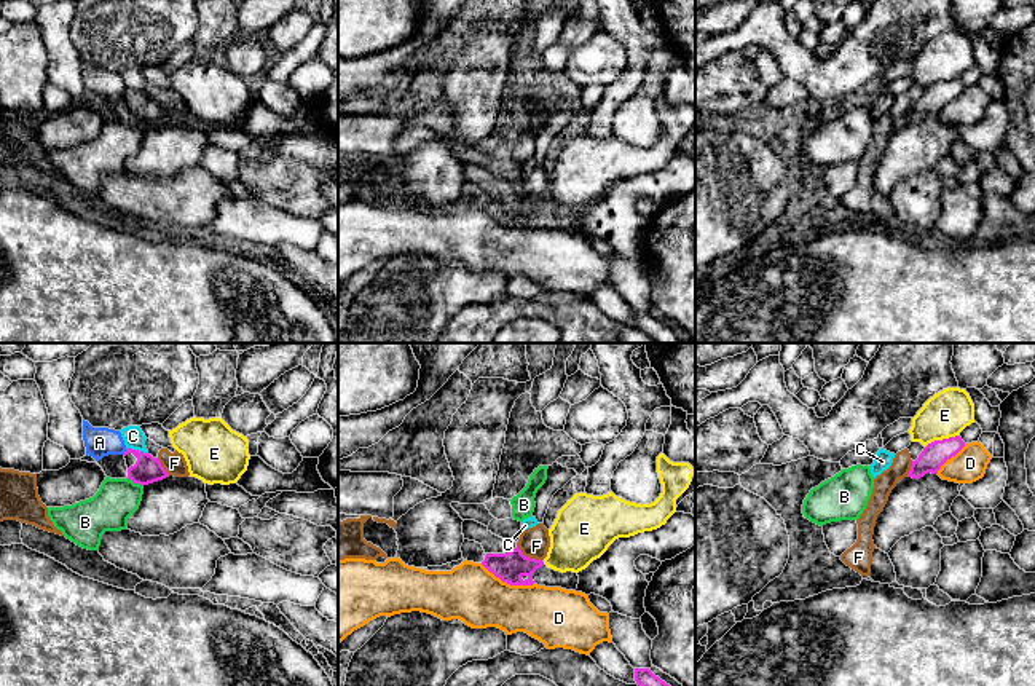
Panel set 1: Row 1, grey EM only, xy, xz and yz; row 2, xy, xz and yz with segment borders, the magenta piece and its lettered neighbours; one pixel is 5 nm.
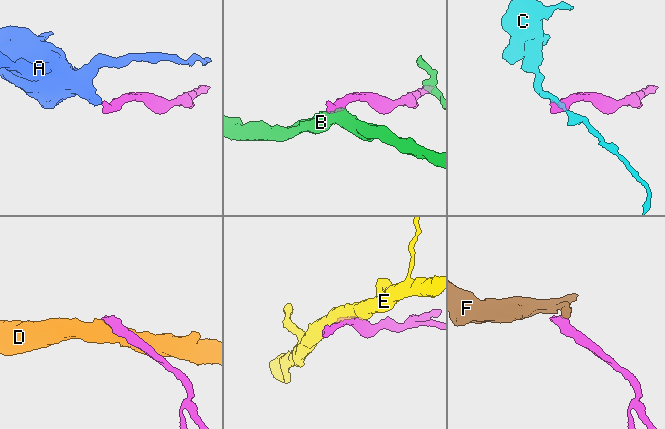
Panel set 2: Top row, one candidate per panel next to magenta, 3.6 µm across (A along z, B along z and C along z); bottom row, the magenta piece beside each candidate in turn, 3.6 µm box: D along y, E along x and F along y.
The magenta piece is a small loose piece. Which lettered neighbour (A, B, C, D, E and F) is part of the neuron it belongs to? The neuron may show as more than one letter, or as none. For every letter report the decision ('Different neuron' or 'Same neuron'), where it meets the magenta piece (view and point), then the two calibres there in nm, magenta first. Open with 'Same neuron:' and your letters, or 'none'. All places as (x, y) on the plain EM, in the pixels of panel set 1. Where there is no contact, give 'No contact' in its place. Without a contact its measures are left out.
Same neuron: none
A: Different neuron. Touches magenta at xy (125, 94). Thickness 140 nm (magenta) against 150 nm
B: Different neuron. Touches magenta at xy (134, 125). Thickness 140 nm (magenta) against 220 nm
C: Different neuron. Touches magenta at xy (137, 93). Thickness 140 nm (magenta) against 110 nm
D: Different neuron. Touches magenta at xz (507, 225). Thickness 150 nm (magenta) against 300 nm
E: Different neuron. Touches magenta at yz (943, 82). Thickness 120 nm (magenta) against 220 nm
F: Different neuron. Touches magenta at xz (528, 200). Thickness 150 nm (magenta) against 150 nm

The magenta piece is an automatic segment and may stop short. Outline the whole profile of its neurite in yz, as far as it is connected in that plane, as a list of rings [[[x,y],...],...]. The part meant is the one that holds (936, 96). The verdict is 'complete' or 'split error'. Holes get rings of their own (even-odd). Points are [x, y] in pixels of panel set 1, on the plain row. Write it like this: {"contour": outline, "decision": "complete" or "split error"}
{"contour": [[[960,78],[935,83],[928,86],[923,94],[919,97],[915,104],[912,104],[911,113],[907,120],[920,121],[925,116],[938,116],[941,108],[955,99],[962,91],[965,89],[965,85]]], "decision": "complete"}

